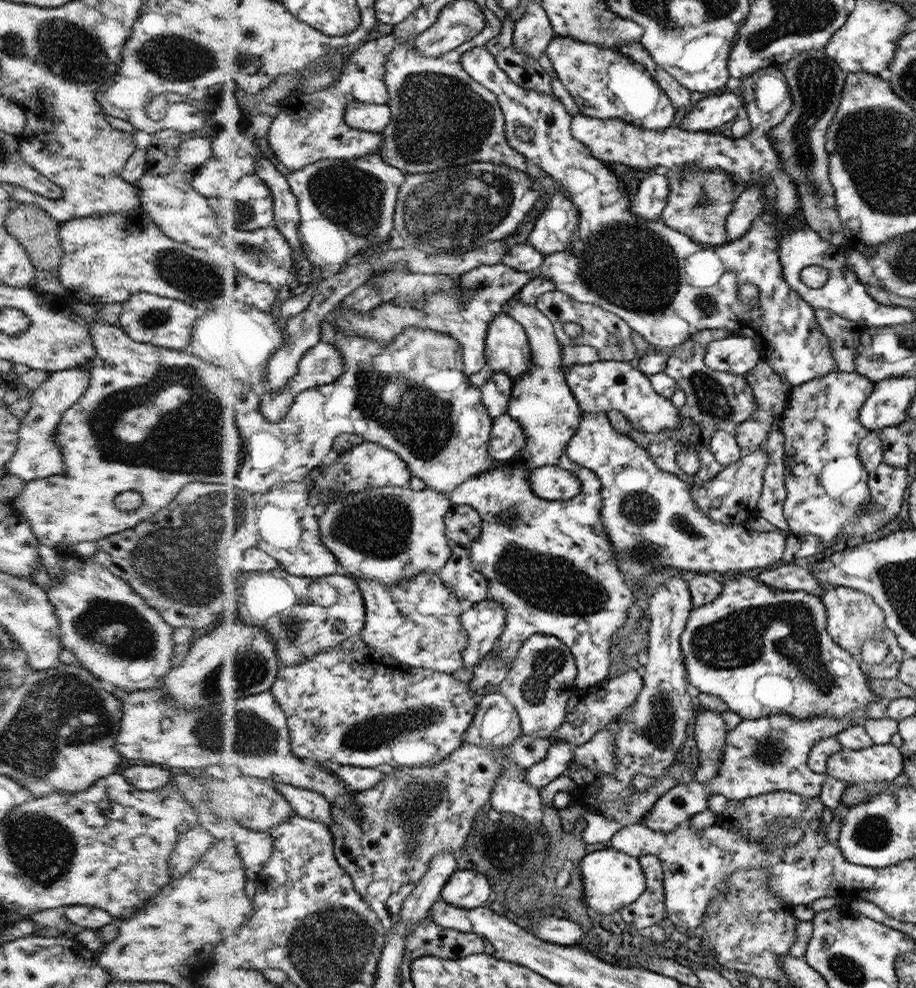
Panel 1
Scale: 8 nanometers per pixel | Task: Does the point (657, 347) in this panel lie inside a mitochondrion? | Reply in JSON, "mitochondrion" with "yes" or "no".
{"mitochondrion":"no"}

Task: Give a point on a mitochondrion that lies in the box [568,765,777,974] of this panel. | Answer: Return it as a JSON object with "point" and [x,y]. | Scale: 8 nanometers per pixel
{"point":[750,917]}

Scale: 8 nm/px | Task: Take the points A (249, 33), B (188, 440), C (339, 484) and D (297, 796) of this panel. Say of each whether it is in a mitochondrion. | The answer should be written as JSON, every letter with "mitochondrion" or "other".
{"A":"mitochondrion","B":"mitochondrion","C":"mitochondrion","D":"other"}

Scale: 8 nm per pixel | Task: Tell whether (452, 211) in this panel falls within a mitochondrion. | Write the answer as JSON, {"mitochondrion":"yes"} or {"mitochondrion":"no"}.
{"mitochondrion":"yes"}

